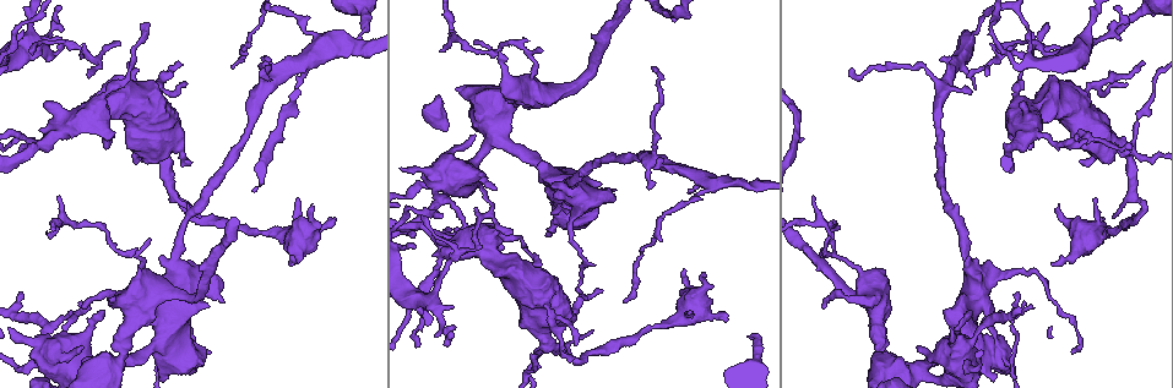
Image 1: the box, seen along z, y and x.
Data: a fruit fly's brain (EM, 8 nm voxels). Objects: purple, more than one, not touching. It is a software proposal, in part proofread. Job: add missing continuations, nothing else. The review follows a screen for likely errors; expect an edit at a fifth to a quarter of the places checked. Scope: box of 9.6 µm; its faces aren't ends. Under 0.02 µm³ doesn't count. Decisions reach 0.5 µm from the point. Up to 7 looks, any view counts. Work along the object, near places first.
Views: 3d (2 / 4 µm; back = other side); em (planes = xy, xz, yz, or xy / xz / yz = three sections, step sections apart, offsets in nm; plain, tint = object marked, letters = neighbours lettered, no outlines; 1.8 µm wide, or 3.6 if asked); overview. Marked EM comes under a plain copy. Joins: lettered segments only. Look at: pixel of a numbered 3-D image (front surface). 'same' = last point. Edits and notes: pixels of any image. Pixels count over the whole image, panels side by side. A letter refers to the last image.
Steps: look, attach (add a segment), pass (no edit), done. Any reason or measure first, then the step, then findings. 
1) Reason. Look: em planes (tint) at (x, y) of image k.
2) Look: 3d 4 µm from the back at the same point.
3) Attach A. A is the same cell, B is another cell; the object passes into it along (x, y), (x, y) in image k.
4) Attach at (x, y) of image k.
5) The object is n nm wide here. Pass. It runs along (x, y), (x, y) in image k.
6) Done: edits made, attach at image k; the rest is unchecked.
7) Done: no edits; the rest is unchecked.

Look: em planes (letters) at (454, 306) of image 1.

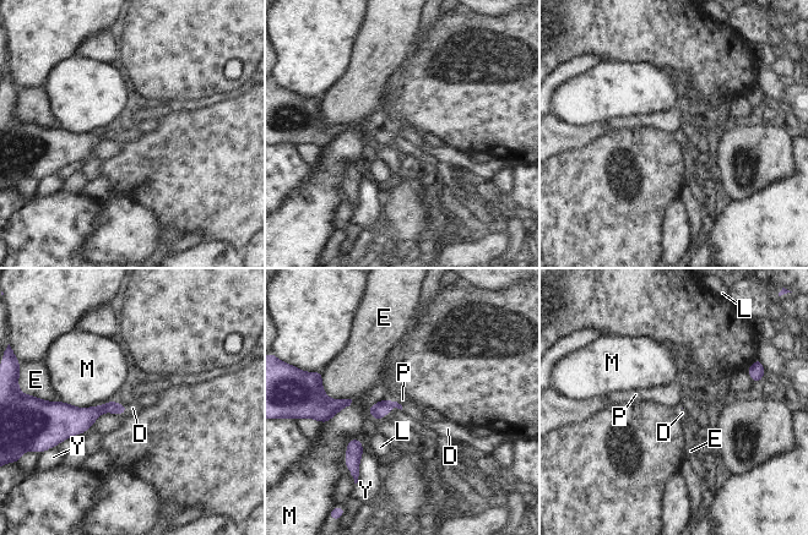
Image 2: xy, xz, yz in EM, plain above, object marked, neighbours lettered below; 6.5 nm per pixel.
Attach D. D is the same cell, E, L, M, P and Y are other cells; the object passes into it along (90, 415), (126, 409), (133, 408) in image 2; it goes on there.

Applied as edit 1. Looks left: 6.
Redraw. Look: overview.

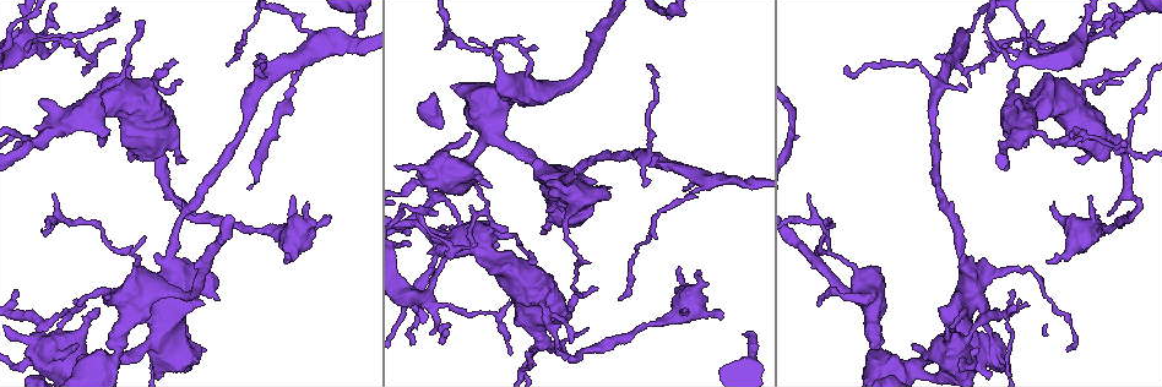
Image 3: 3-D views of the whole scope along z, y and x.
Tapers out. Look: em planes (letters) at (964, 73) of image 3.

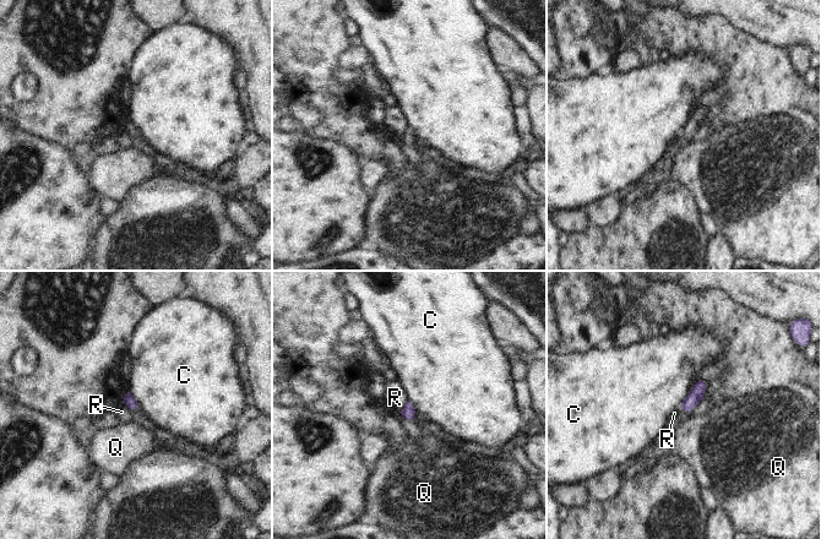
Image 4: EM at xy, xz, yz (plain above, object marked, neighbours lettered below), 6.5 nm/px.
The object is 80 nm wide here; the longest contact is with C, 260 nm. Pass. C, Q and R are other cells; none of them fits.

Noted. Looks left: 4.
End of a long branch. Look: em planes (letters) at (747, 335) of image 3.

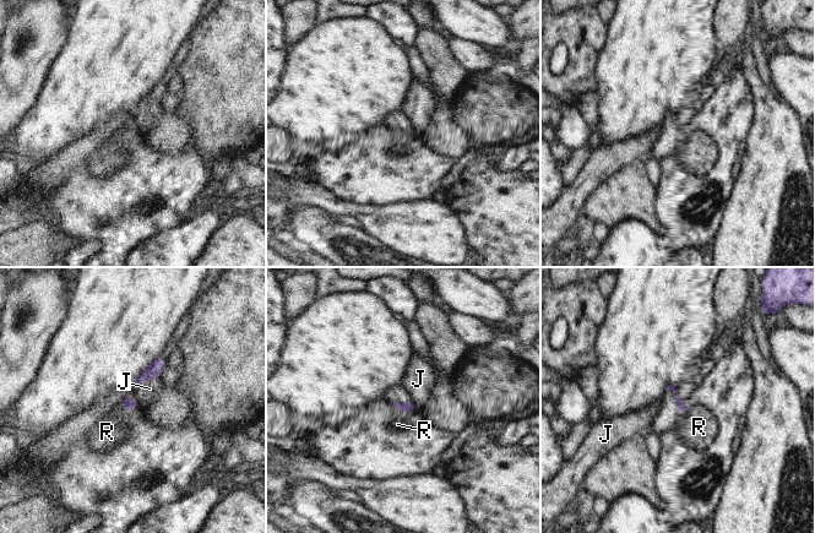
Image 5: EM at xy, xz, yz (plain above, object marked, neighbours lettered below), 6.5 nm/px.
Attach J. J is the same cell, R is another cell; the object passes into it along (153, 370), (150, 379), (150, 389) in image 5; the neuron continues.

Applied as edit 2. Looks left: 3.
Done: edits made, attach at image 2, attach at image 5; the rest is unchecked.

